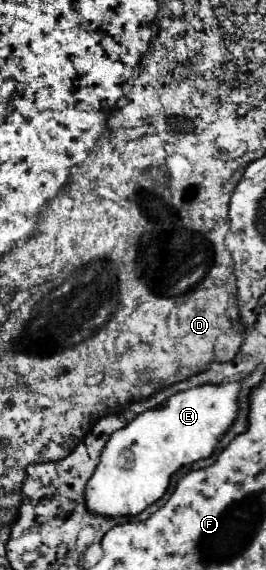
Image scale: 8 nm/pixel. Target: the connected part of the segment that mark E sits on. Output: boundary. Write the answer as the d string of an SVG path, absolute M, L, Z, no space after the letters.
M239 382L221 386L197 386L173 394L161 408L143 412L125 428L117 430L103 448L95 474L85 488L85 506L95 516L137 516L157 502L169 478L181 468L211 456L223 432L237 414Z

